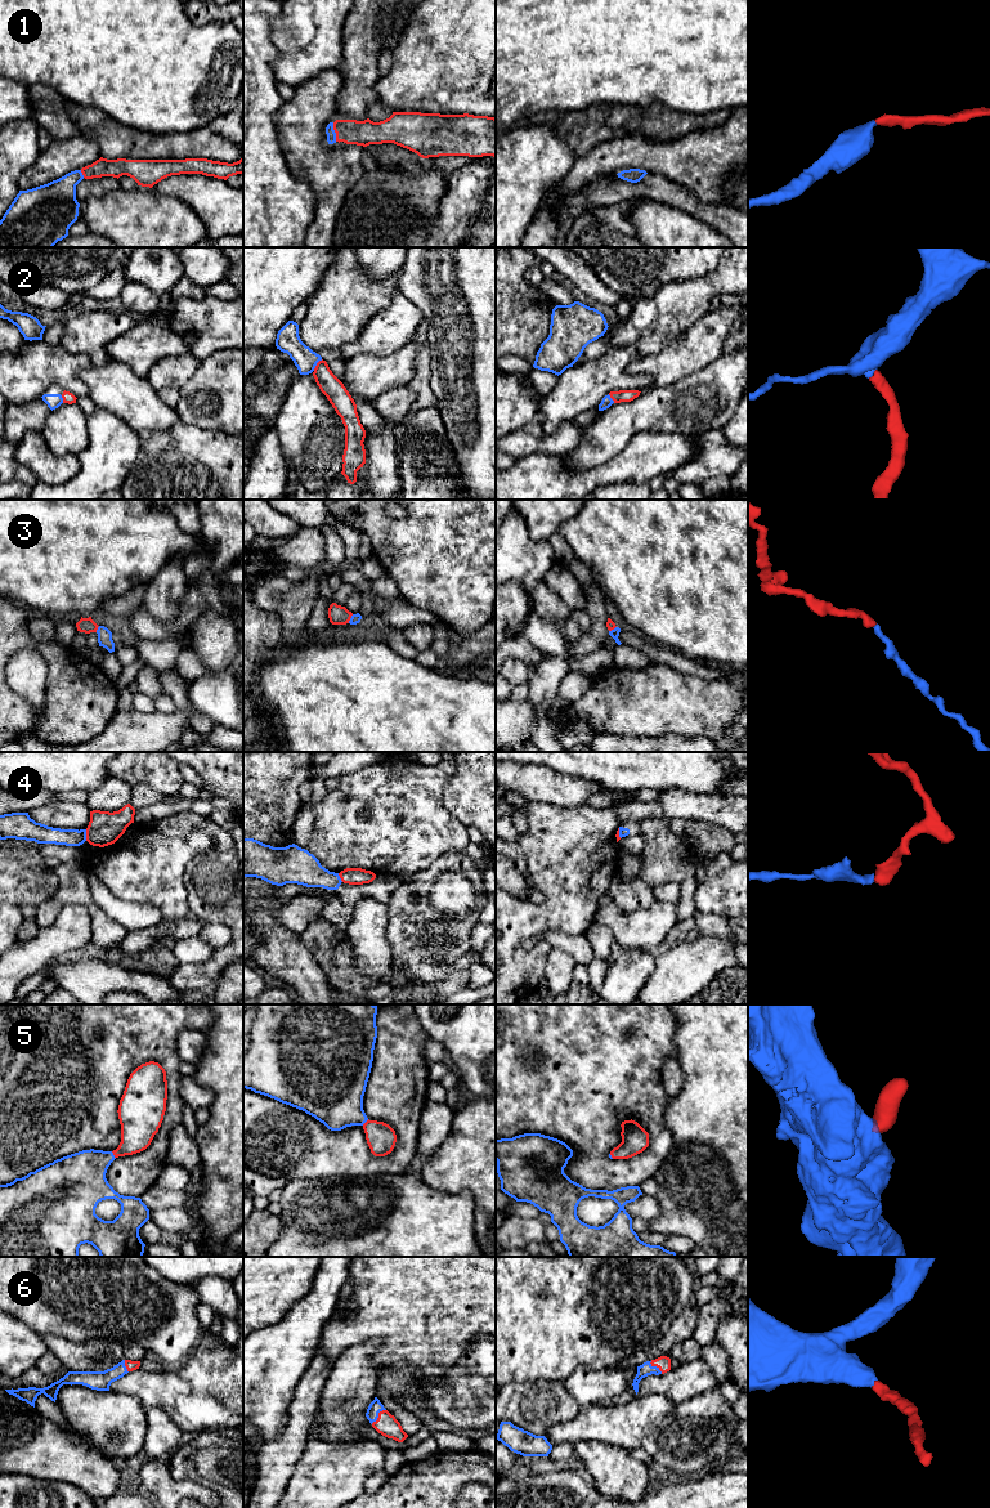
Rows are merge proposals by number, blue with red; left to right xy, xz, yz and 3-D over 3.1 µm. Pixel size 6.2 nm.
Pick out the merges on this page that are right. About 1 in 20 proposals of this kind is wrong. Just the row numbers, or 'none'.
1, 2, 3, 4, 5, 6

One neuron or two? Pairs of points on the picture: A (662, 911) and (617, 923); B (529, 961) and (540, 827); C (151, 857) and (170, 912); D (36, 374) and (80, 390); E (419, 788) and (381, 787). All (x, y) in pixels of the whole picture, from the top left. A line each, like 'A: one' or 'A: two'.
A: one
B: one
C: one
D: one
E: one

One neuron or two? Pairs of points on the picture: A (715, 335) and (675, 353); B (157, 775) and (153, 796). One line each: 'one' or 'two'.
A: one
B: two

